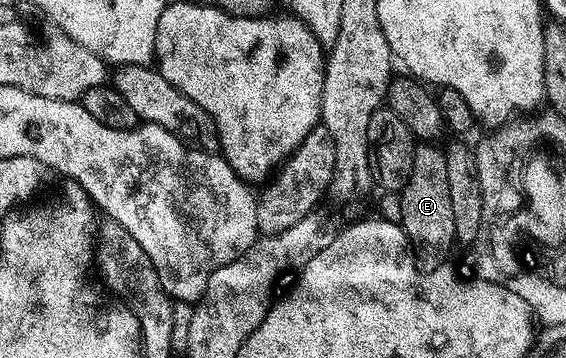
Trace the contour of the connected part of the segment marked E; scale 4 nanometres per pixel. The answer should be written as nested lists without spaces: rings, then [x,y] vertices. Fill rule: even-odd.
[[[420,142],[416,145],[414,162],[410,178],[399,193],[400,214],[398,223],[410,237],[411,243],[428,248],[435,242],[436,236],[455,237],[454,209],[450,207],[450,185],[446,175],[444,148],[432,142]]]

